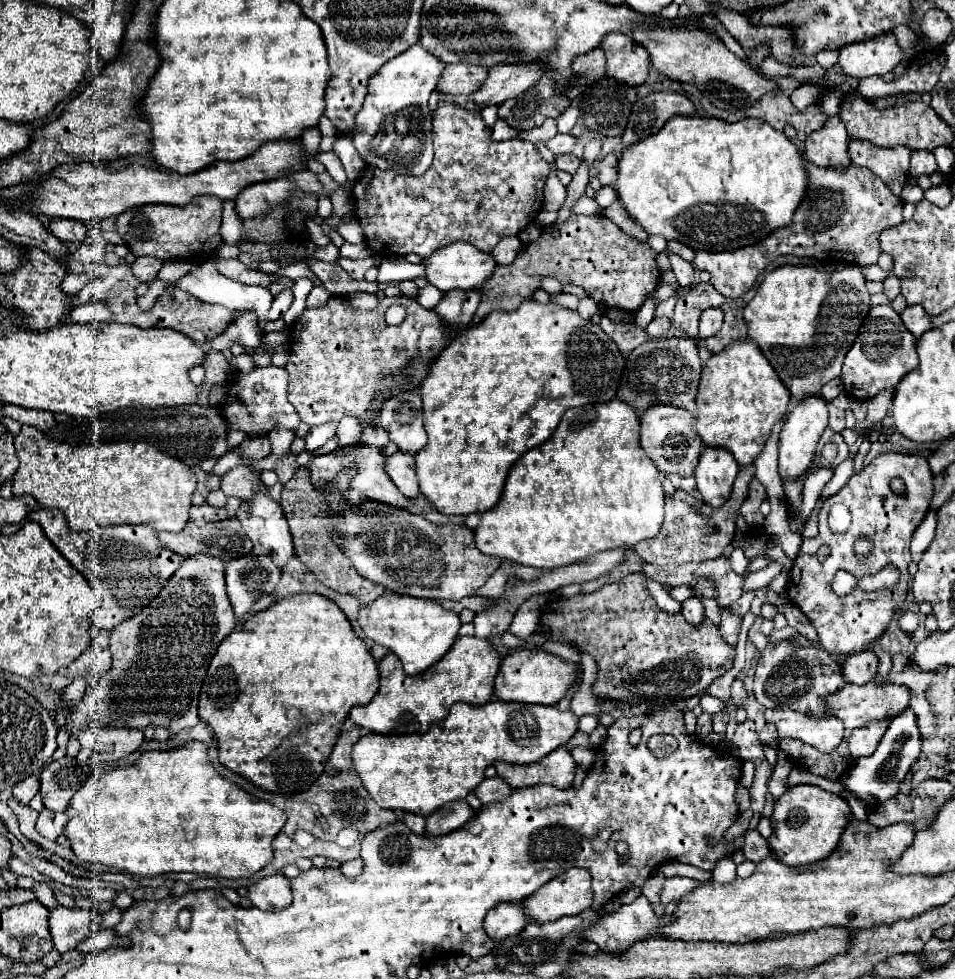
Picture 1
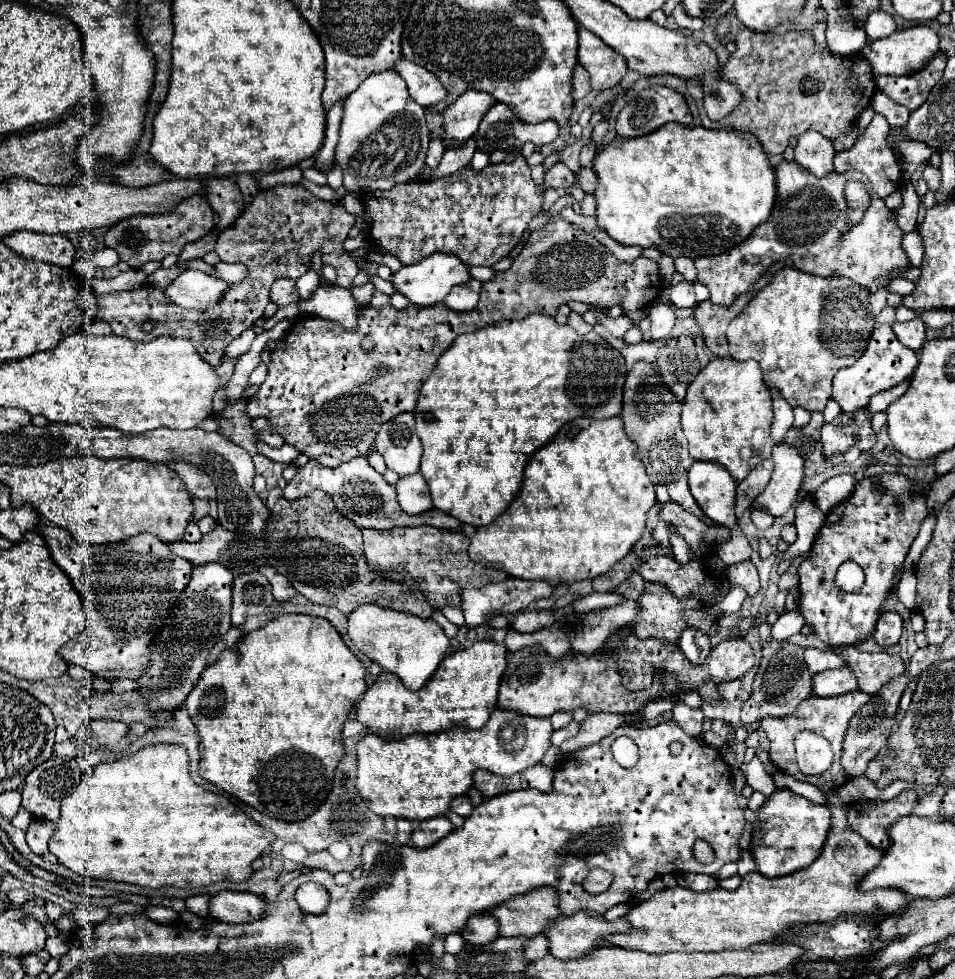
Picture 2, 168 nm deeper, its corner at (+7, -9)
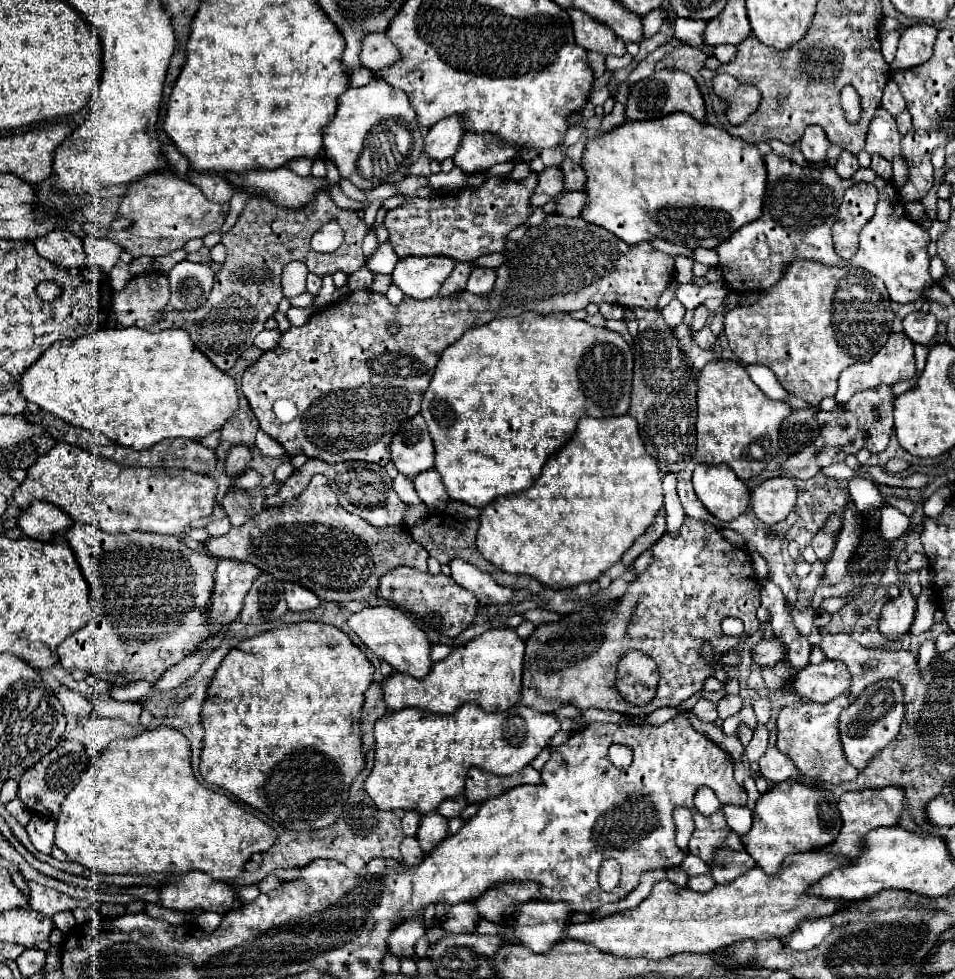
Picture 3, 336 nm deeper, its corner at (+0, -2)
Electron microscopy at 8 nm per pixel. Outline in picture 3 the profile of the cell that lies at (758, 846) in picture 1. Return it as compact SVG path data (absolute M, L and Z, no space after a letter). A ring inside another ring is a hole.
M736 833L728 835L724 847L714 855L714 861L710 863L716 883L728 883L752 869L754 865L756 861L746 853L742 839Z

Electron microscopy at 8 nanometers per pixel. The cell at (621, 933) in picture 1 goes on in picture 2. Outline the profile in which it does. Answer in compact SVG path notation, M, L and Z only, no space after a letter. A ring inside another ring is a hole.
M575 912L571 916L561 914L559 918L555 918L543 934L549 942L549 954L559 960L569 960L593 952L601 936L627 930L629 924L625 922L625 918L607 922L601 914L595 912Z

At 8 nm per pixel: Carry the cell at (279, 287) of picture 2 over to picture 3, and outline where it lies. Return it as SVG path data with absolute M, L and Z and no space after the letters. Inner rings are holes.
M288 263L282 271L282 291L284 297L296 297L306 291L306 275L308 269L302 263Z

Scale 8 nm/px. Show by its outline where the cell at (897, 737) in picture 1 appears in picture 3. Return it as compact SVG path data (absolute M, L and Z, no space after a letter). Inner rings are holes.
M926 641L920 647L920 653L918 653L918 667L920 667L920 671L926 671L928 669L932 657L934 657L934 643L932 641Z

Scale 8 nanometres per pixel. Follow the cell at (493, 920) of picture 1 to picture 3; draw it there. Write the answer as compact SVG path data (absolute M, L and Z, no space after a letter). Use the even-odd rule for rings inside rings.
M458 903L446 909L442 927L450 933L476 933L480 915L474 903Z

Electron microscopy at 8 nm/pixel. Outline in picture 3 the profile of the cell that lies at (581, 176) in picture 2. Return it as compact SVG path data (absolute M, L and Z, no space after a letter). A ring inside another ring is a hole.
M566 159L562 163L562 171L564 171L564 179L566 179L566 189L570 189L570 191L584 189L584 185L586 185L586 171L582 169L582 165L574 167L574 163L570 159Z

